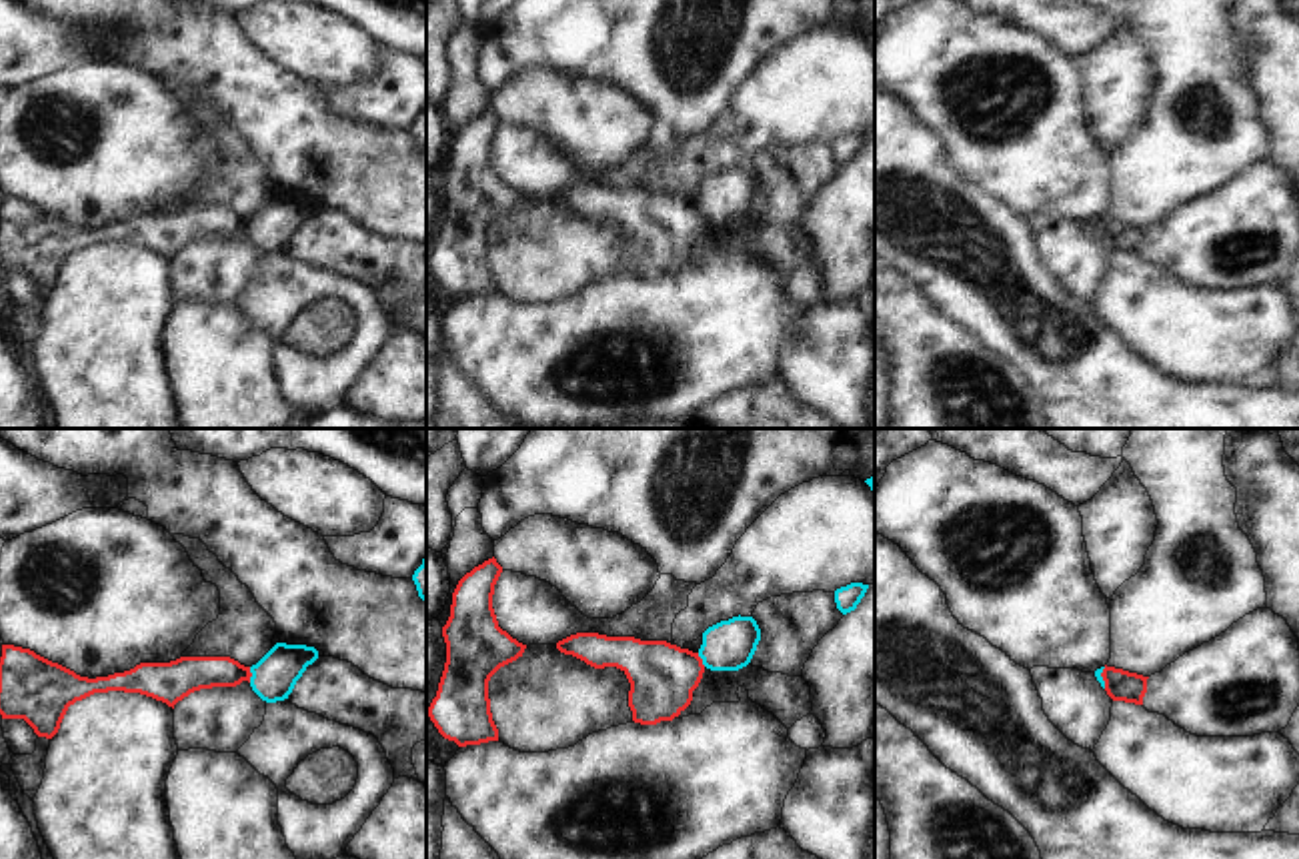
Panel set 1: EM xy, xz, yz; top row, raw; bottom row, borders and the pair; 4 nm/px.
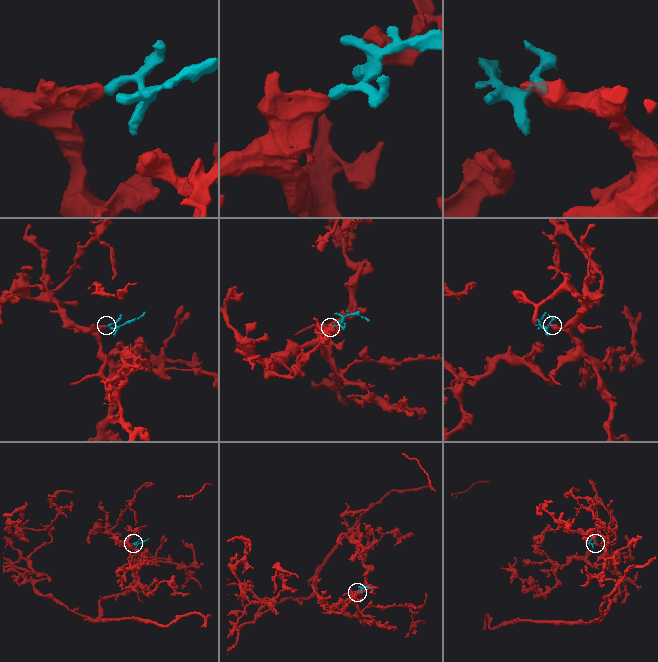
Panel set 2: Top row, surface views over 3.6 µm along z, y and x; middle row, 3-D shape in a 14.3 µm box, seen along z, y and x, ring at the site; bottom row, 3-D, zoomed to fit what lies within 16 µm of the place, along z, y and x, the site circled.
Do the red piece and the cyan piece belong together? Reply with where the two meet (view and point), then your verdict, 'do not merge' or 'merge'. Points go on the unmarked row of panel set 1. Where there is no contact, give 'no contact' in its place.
meets red in xy at (251, 227); do not merge

